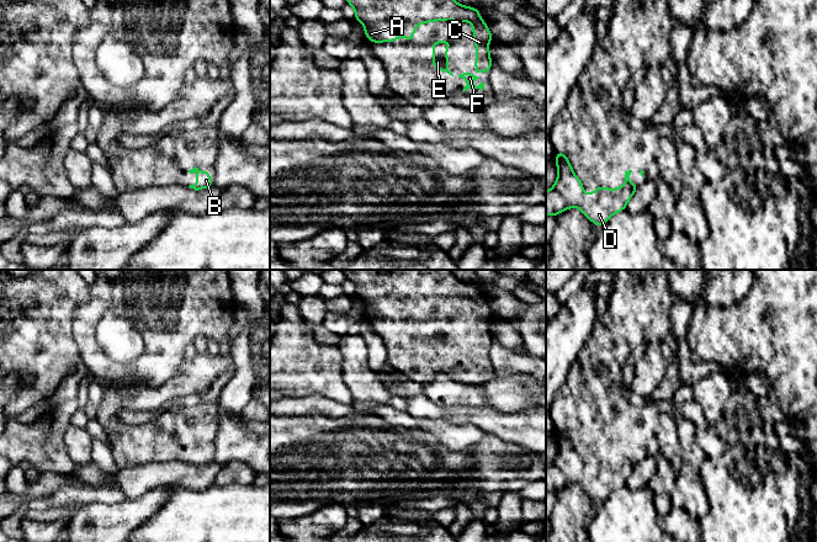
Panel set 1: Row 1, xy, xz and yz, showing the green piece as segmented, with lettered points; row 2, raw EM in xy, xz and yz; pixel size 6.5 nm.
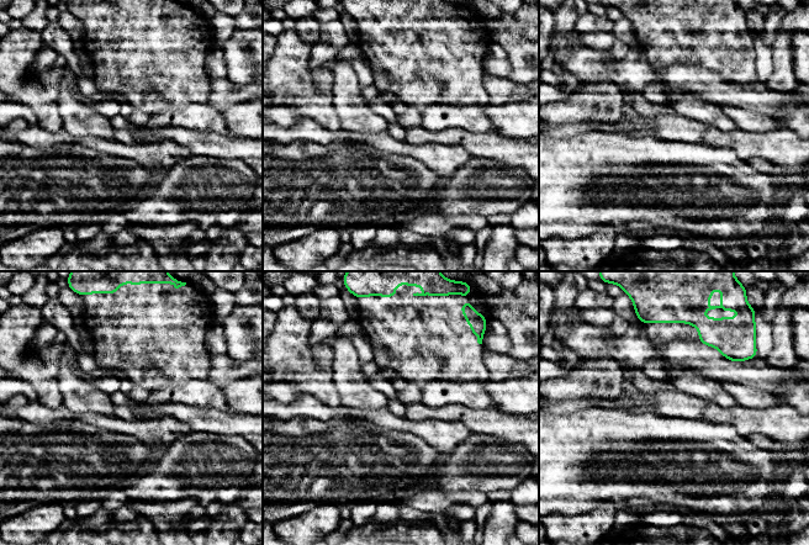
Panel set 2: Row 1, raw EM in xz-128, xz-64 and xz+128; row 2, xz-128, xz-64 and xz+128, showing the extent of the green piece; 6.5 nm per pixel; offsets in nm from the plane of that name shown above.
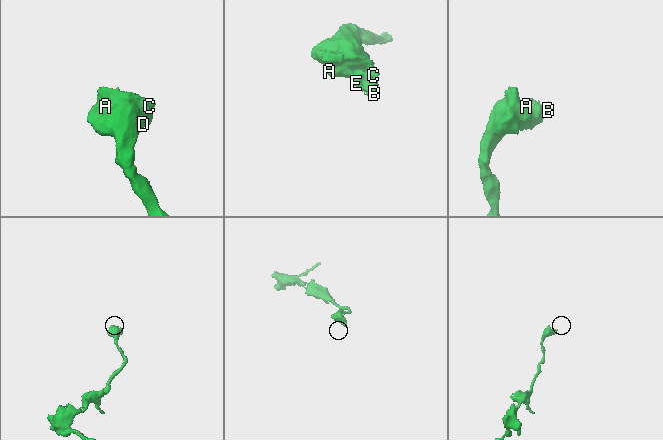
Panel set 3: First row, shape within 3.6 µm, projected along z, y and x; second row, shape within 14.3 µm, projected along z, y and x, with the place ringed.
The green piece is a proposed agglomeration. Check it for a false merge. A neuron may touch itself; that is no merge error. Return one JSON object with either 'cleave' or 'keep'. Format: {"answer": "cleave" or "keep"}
{"answer": "keep"}

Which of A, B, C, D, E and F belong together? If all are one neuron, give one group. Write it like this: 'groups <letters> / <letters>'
groups A B C D E F

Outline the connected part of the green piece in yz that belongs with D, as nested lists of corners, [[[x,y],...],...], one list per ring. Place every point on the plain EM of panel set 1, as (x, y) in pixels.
[[[561,426],[556,427],[557,455],[551,466],[546,467],[546,491],[558,491],[564,485],[578,483],[595,501],[603,503],[611,491],[626,485],[627,478],[638,466],[637,459],[630,458],[632,446],[625,447],[624,462],[606,464],[598,462],[588,472],[583,458],[573,448],[573,443]]]

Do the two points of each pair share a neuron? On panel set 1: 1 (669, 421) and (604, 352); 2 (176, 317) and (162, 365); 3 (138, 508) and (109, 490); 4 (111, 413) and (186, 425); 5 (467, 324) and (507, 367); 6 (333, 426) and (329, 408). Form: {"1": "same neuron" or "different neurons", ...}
{"1": "different neurons", "2": "same neuron", "3": "different neurons", "4": "same neuron", "5": "different neurons", "6": "different neurons"}

